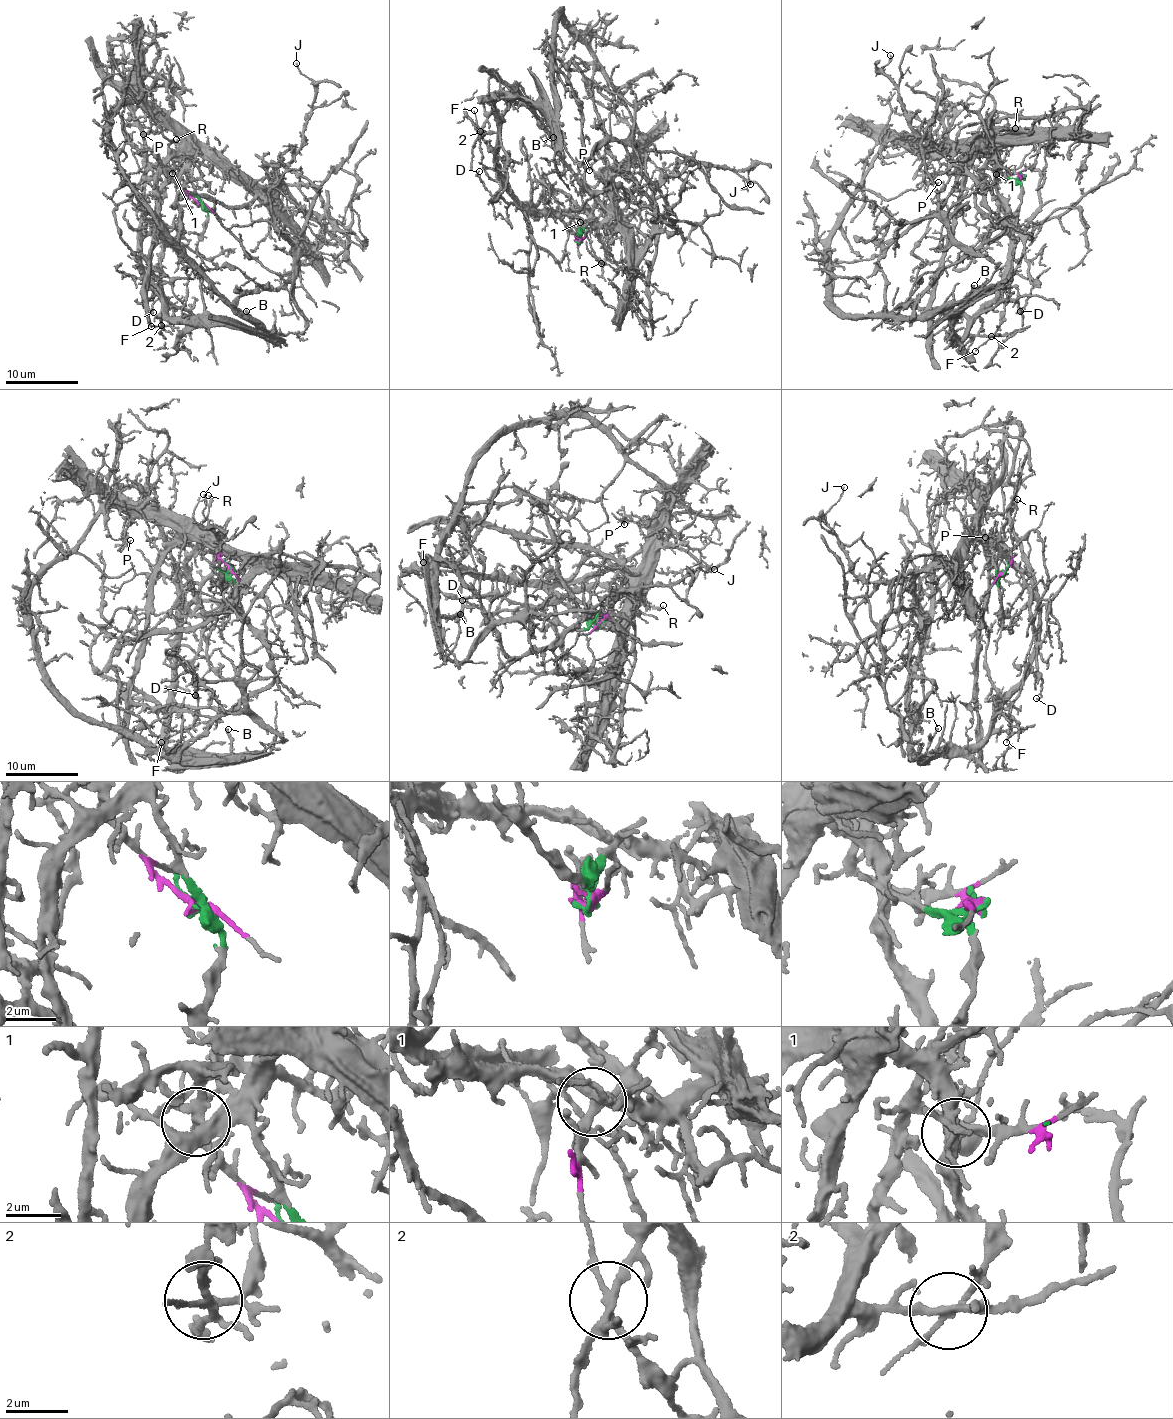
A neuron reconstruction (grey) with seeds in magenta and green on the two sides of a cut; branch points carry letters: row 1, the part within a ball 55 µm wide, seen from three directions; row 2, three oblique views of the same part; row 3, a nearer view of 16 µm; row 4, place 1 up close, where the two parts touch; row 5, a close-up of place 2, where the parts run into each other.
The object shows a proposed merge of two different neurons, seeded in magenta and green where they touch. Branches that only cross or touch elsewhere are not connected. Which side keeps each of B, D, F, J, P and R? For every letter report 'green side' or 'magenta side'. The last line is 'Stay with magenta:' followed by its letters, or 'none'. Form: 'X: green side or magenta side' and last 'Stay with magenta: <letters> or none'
B: magenta side
D: green side
F: green side
J: green side
P: green side
R: green side
Stay with magenta: B

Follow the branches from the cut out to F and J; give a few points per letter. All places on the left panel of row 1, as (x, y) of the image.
F: (199, 202), (184, 173), (161, 191), (159, 280), (173, 320), (151, 326)
J: (199, 202), (188, 169), (197, 154), (268, 188), (276, 182), (271, 165), (295, 158), (315, 91), (296, 62)

